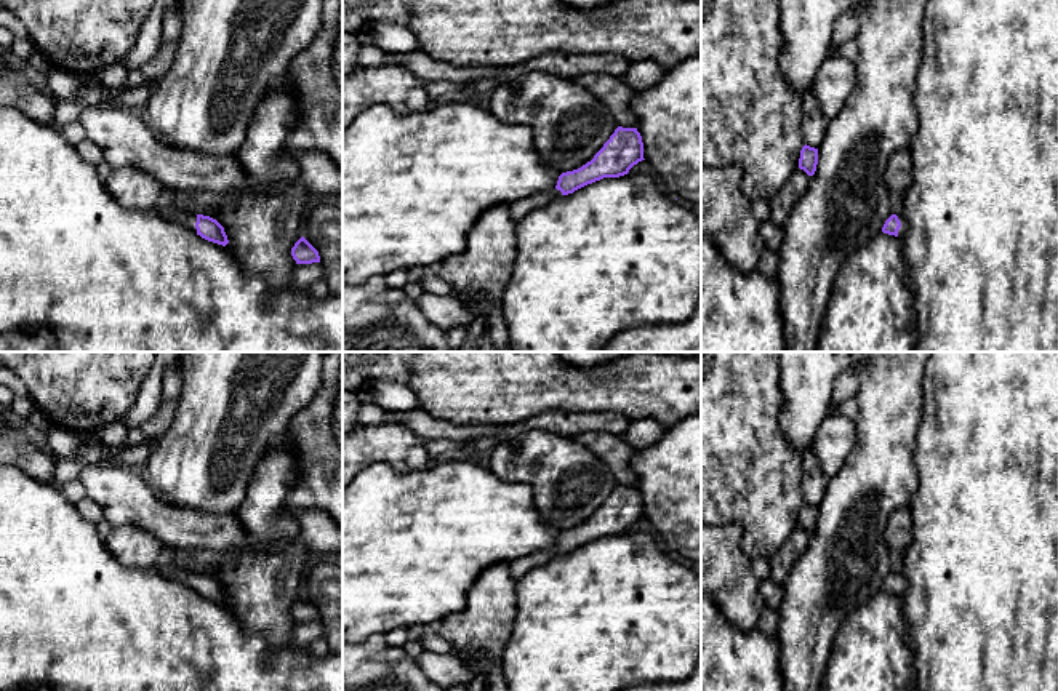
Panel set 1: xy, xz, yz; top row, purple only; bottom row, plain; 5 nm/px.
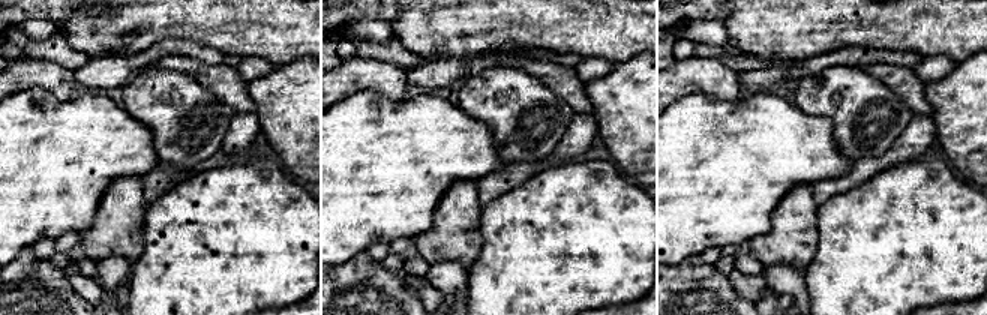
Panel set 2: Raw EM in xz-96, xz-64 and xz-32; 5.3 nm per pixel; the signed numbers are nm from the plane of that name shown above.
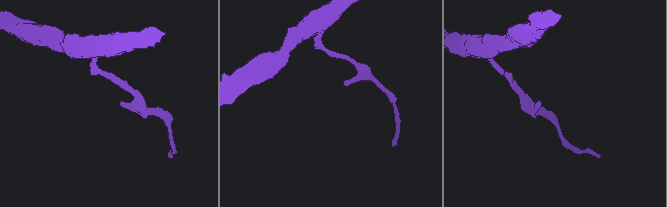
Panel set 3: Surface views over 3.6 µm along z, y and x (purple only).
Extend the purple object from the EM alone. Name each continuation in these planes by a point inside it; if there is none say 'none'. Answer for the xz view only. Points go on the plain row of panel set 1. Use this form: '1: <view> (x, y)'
1: xz (519, 567)

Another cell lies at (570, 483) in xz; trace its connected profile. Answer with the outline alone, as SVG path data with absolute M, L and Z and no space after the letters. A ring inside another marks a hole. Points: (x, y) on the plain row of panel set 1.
M549 430L501 440L488 456L488 469L498 478L531 486L544 521L560 531L591 520L618 486L589 448Z

